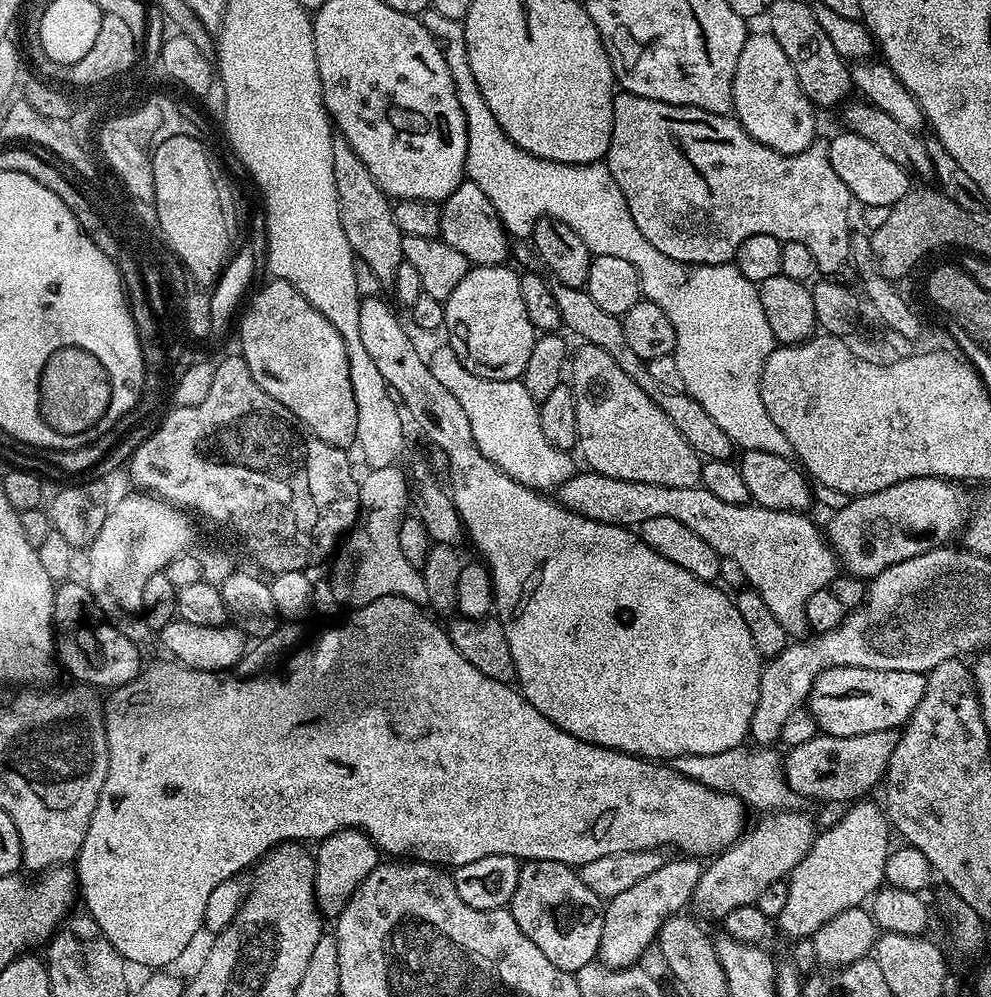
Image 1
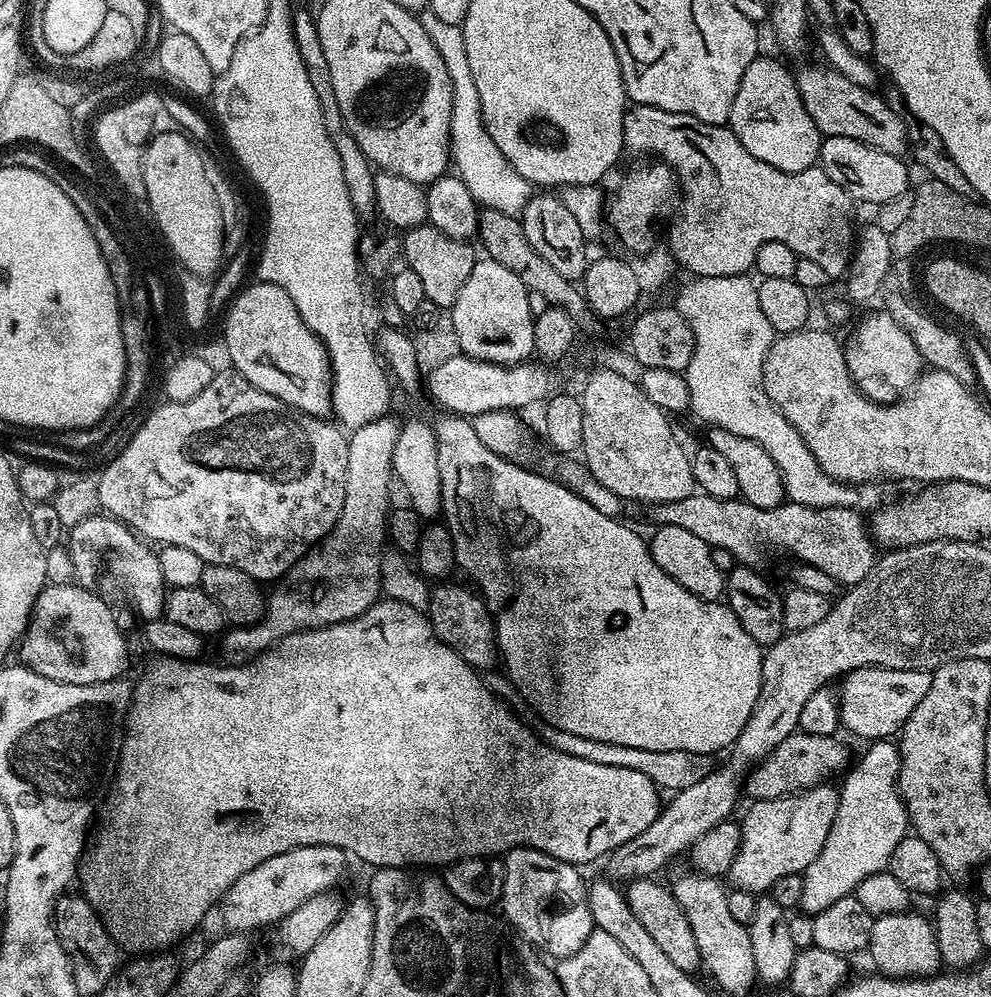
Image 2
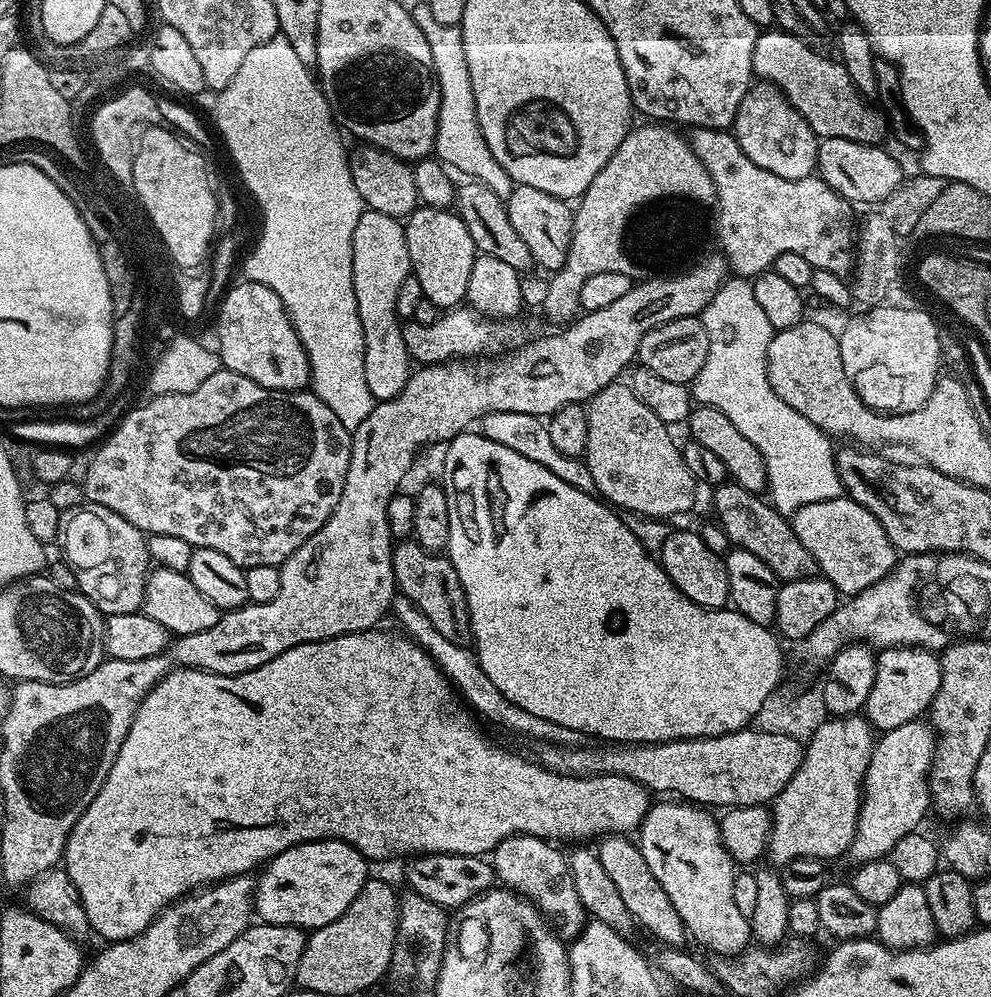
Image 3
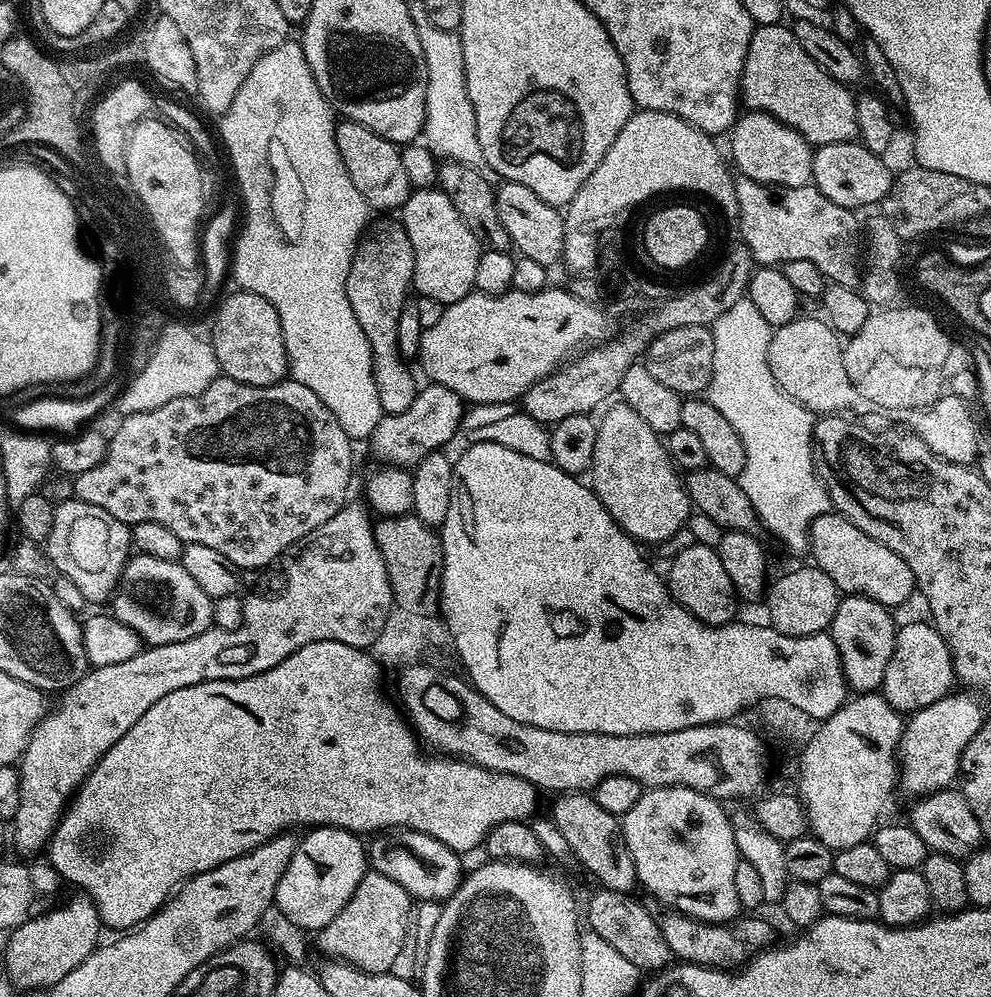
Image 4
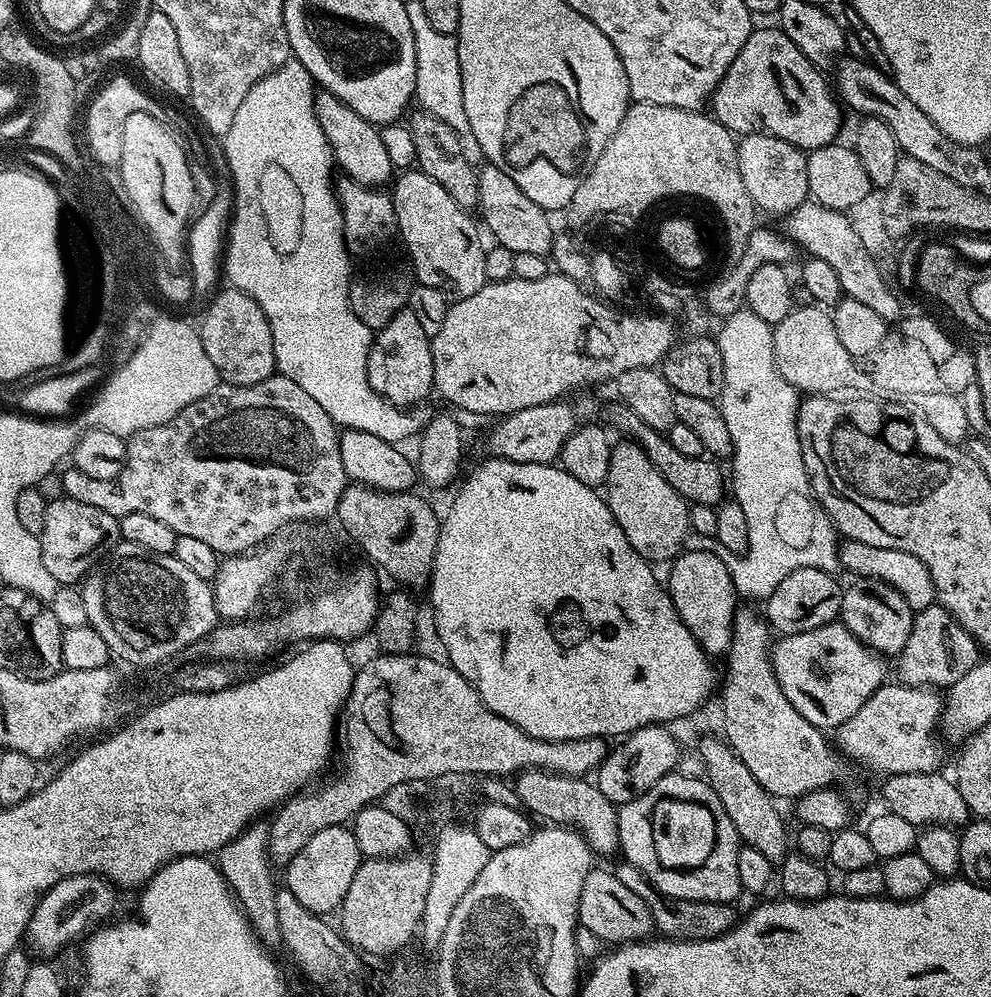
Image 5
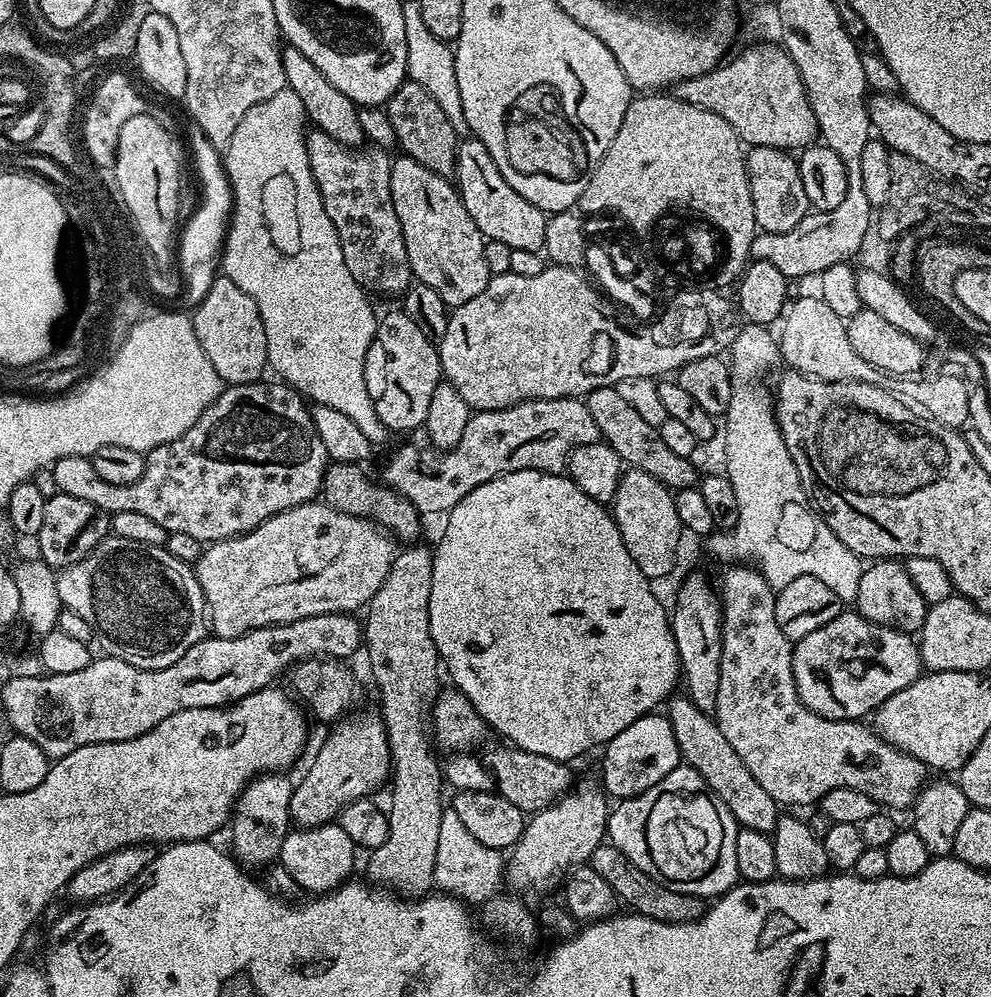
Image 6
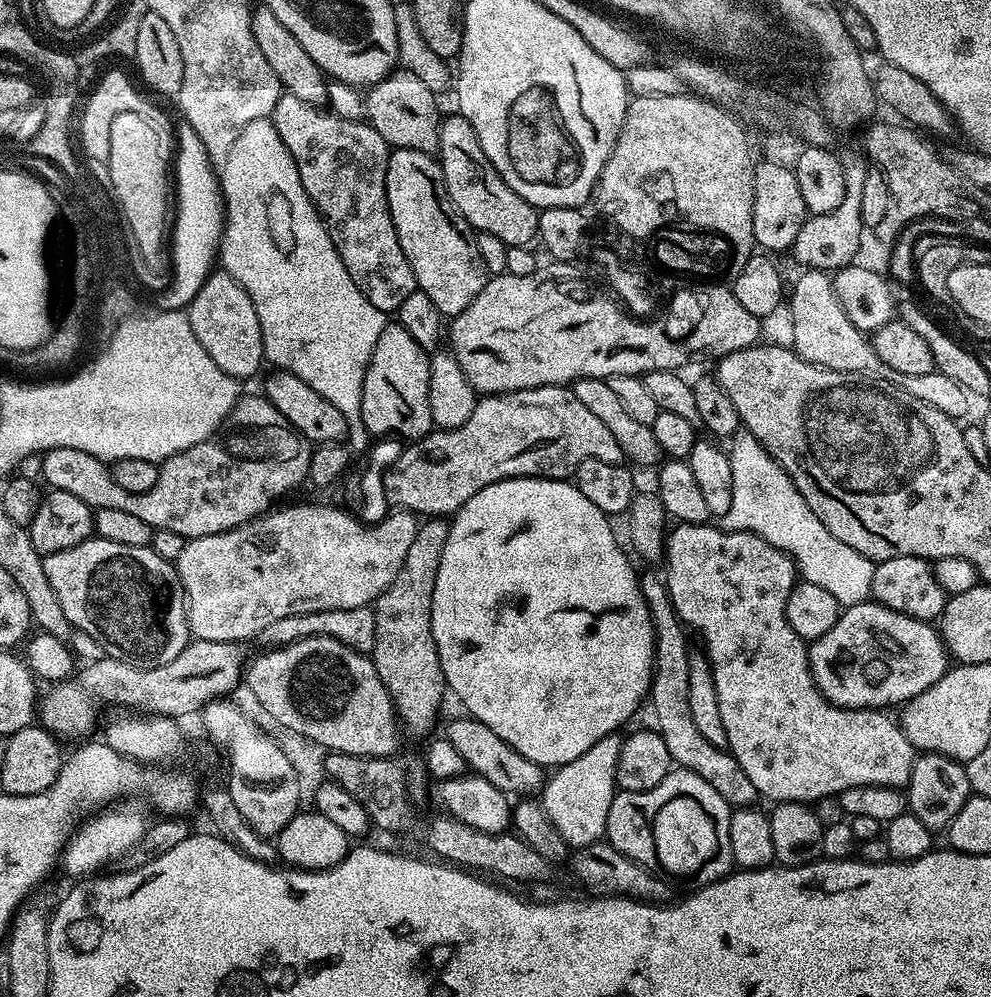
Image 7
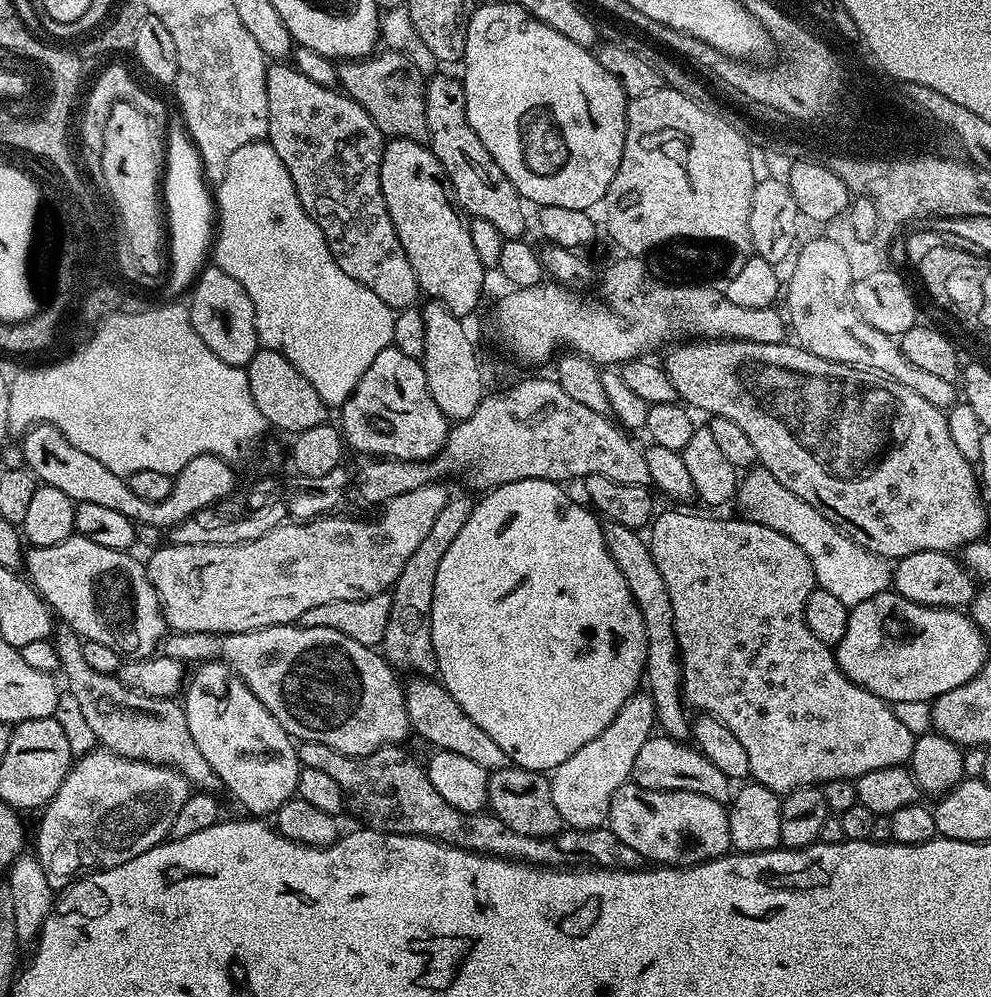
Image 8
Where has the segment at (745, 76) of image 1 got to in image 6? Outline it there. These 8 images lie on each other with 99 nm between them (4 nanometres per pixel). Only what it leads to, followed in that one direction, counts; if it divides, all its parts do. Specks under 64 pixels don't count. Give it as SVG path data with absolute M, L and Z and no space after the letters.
M770 146L749 147L746 152L750 194L754 198L754 218L762 232L785 232L794 230L798 222L807 216L810 205L806 190L802 187L800 165L791 151Z

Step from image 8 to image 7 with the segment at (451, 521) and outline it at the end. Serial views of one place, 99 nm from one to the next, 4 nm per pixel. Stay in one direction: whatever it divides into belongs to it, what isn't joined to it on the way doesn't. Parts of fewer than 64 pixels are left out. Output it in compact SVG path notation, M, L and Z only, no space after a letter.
M428 518L417 527L406 562L402 562L402 570L398 570L398 578L390 582L374 605L376 637L370 657L389 691L399 723L412 732L428 732L435 726L440 703L446 697L444 675L432 633L432 599L448 525L447 519Z

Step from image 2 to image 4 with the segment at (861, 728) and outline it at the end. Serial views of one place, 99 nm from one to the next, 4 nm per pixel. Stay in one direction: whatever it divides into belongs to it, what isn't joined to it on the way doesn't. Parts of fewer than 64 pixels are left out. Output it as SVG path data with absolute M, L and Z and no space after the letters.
M916 620L913 624L901 623L896 629L896 649L890 658L890 666L886 666L882 694L890 706L894 706L901 714L911 714L930 706L930 702L938 702L953 691L956 671L952 665L952 651L946 646L942 634L931 623Z

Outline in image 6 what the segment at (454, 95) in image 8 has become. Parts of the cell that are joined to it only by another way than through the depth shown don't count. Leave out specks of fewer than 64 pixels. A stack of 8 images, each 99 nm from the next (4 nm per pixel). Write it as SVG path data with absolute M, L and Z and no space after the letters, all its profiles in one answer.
M464 139L459 141L456 149L454 183L466 206L466 214L474 218L474 226L478 226L485 241L506 242L506 246L510 246L512 250L539 253L544 247L548 216L541 208L522 198L522 194L518 194L518 190L514 190L514 186L510 186L510 182L502 178L502 170L494 166L490 150L486 150L480 140Z

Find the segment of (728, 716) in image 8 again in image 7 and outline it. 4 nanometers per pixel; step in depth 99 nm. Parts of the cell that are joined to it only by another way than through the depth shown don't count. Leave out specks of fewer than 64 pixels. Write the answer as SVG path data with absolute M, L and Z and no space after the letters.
M676 524L667 533L664 542L664 558L662 561L664 572L662 579L668 585L668 593L672 599L674 610L678 614L681 624L689 629L697 628L704 639L702 651L708 657L712 673L714 674L714 690L718 690L718 711L722 714L722 726L726 726L726 738L731 756L736 759L738 766L746 770L750 782L754 782L757 793L771 802L798 802L811 805L813 802L827 796L839 796L854 786L886 786L887 788L903 789L910 778L912 764L918 755L917 749L912 747L908 735L895 719L888 717L889 713L874 708L840 708L832 704L816 689L812 680L812 671L808 669L808 644L794 630L790 630L786 618L786 602L790 598L793 588L798 583L796 562L782 550L778 550L766 538L753 532L726 532L723 527L706 524Z

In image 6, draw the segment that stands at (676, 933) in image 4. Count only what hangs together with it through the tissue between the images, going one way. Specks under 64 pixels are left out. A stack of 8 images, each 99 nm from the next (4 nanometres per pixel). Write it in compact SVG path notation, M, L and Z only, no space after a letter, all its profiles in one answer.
M610 842L602 843L598 846L598 850L594 850L590 865L603 881L610 884L616 898L632 907L629 909L633 913L667 924L685 924L691 920L697 920L704 914L705 897L675 892L662 886L662 882L654 882L650 874L642 874L642 870L638 870L638 866L634 866L634 862L630 862L630 858L626 858L626 854L622 854L622 850L618 850Z

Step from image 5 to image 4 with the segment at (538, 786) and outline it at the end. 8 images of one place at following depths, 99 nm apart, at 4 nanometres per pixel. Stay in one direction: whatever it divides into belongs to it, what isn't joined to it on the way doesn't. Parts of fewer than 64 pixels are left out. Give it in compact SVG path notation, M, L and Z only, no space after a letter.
M566 792L555 797L550 817L554 825L566 838L571 855L580 862L588 872L596 875L600 888L631 893L637 887L634 858L630 858L630 850L624 841L624 829L621 817L606 810L596 800L595 795L588 792Z

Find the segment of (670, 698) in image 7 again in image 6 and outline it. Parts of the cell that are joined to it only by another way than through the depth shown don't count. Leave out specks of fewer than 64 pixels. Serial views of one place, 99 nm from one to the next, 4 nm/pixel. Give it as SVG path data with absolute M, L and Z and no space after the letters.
M676 694L667 701L666 715L674 730L674 738L678 742L680 759L689 768L693 768L706 781L708 789L730 810L740 828L749 828L771 834L776 829L776 822L782 812L774 798L758 786L754 774L746 770L746 762L738 758L734 746L726 742L722 730L716 725L715 719L709 713L698 710L687 695Z

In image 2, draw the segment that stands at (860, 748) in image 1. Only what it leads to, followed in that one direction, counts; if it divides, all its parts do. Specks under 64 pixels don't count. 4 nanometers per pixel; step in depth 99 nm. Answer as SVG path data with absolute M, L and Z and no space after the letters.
M797 730L790 738L786 738L786 742L778 742L775 750L748 773L746 792L747 795L749 792L752 800L769 800L792 796L796 792L807 792L810 788L831 781L831 776L839 777L849 764L848 748L840 738L806 734Z

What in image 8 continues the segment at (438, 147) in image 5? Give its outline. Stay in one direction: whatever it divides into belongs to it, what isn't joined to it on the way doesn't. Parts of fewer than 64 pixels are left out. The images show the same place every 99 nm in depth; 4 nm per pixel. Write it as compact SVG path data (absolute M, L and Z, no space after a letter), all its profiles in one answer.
M380 50L362 60L346 60L338 68L338 84L344 95L349 96L378 126L386 138L397 140L427 141L426 126L426 76L400 52Z

